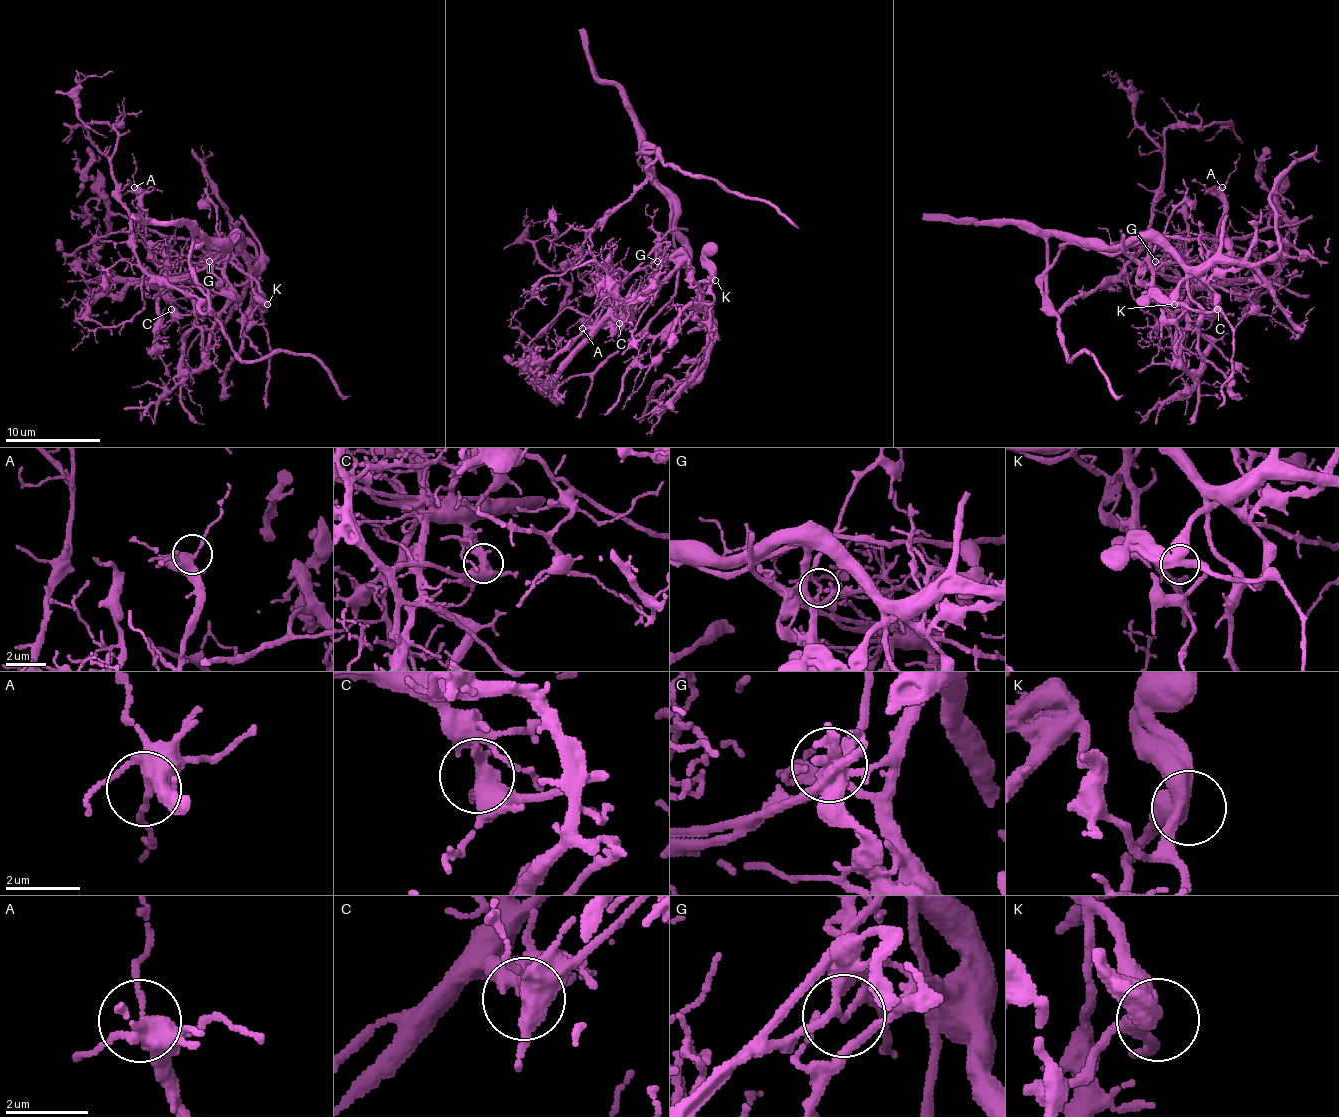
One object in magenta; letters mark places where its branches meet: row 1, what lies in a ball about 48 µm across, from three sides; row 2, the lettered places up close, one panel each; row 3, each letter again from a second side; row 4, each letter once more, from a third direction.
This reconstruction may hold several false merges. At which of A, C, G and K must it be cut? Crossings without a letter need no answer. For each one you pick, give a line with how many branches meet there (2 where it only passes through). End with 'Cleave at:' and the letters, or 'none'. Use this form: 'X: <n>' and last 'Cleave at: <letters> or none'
C: 3
G: 3
Cleave at: C, G

